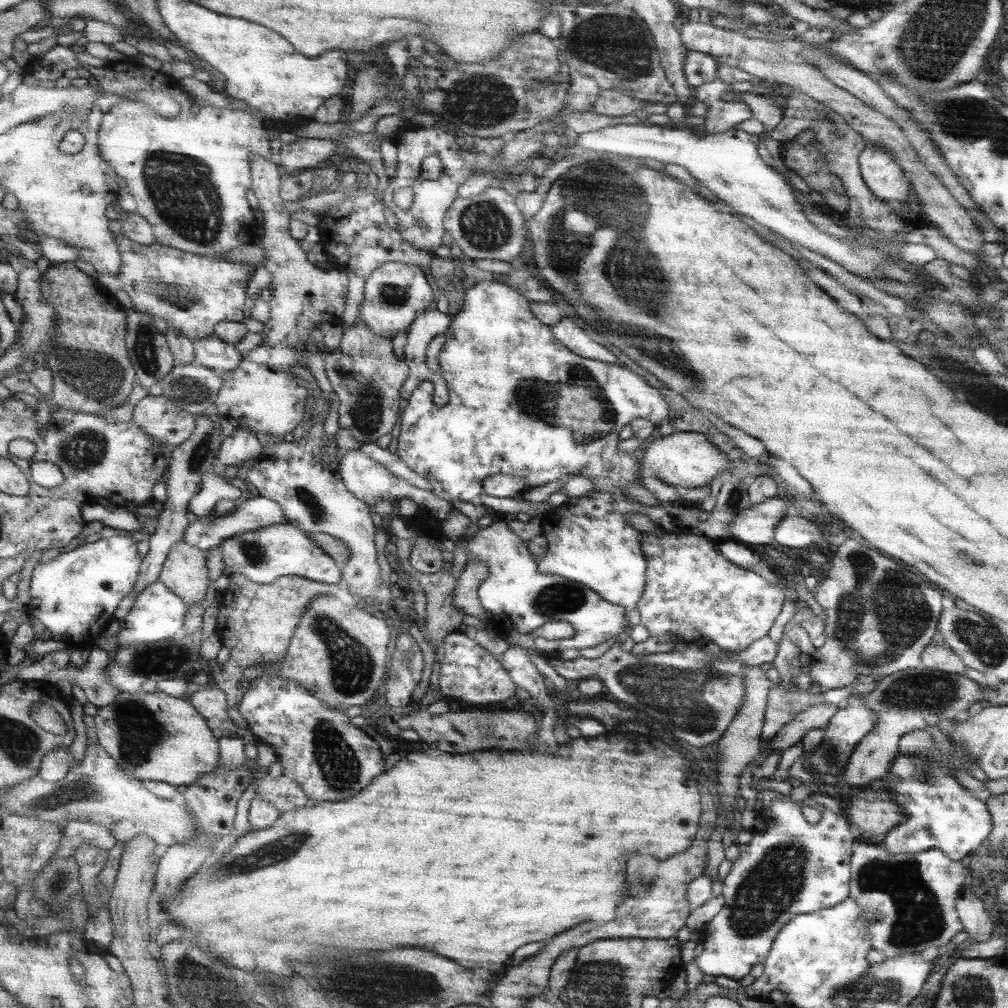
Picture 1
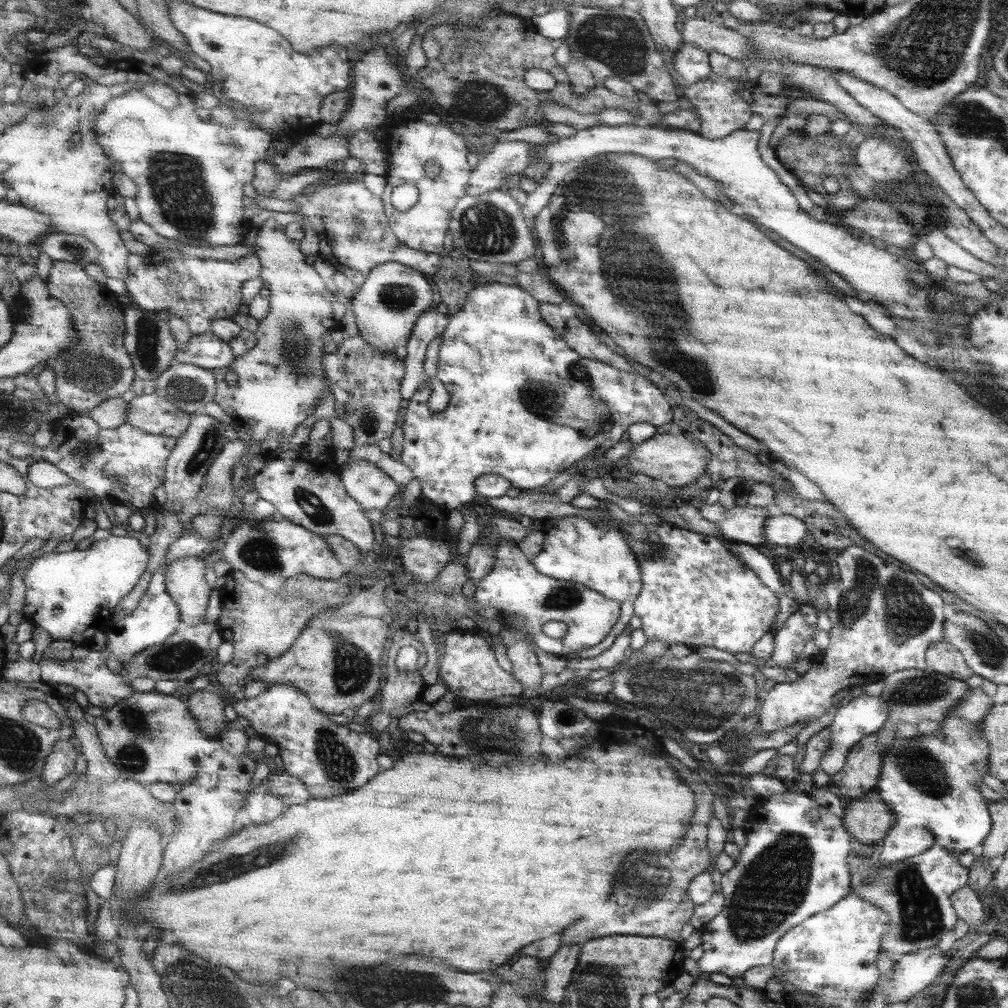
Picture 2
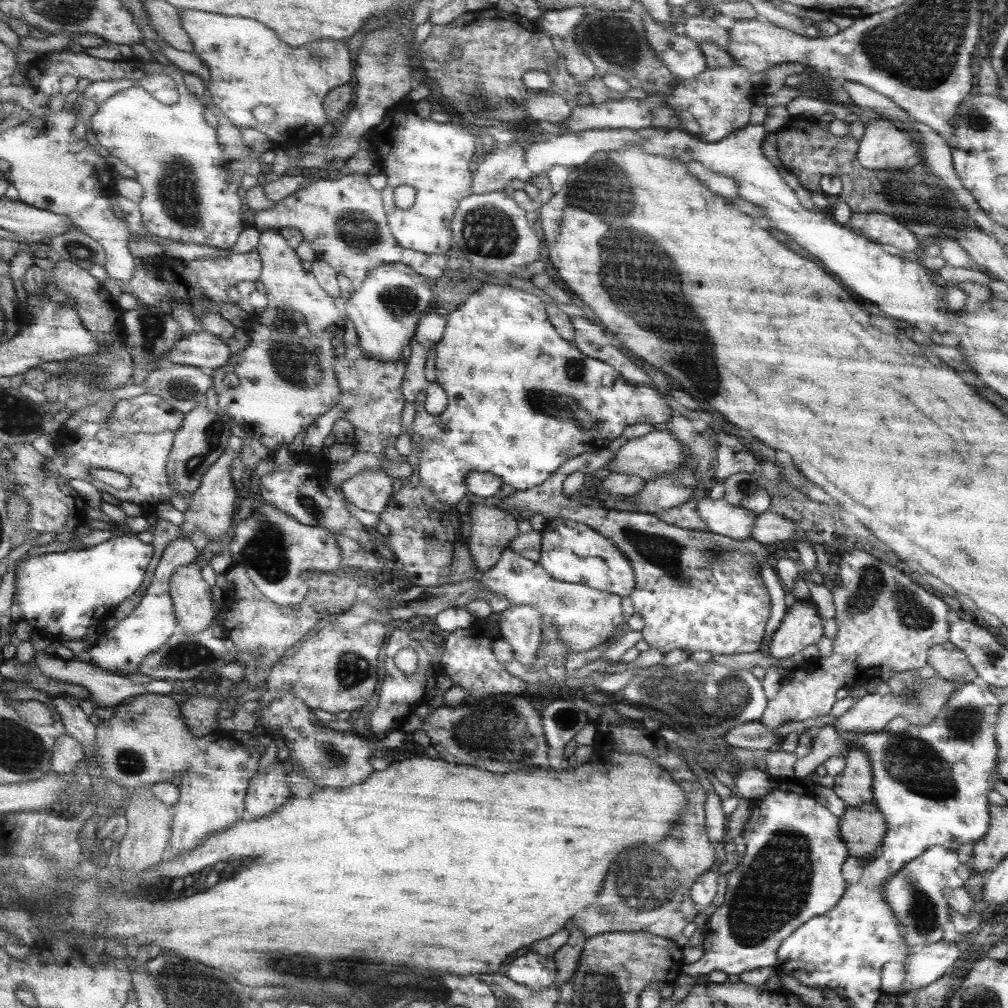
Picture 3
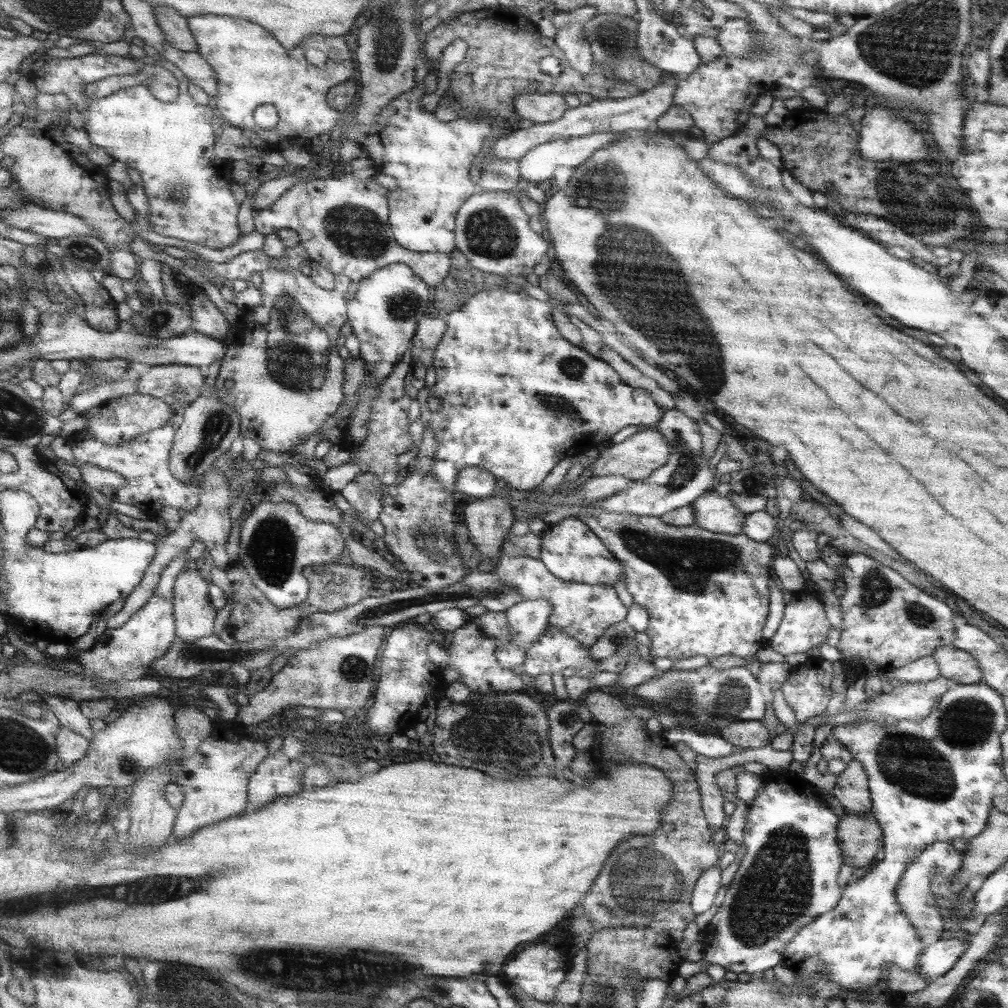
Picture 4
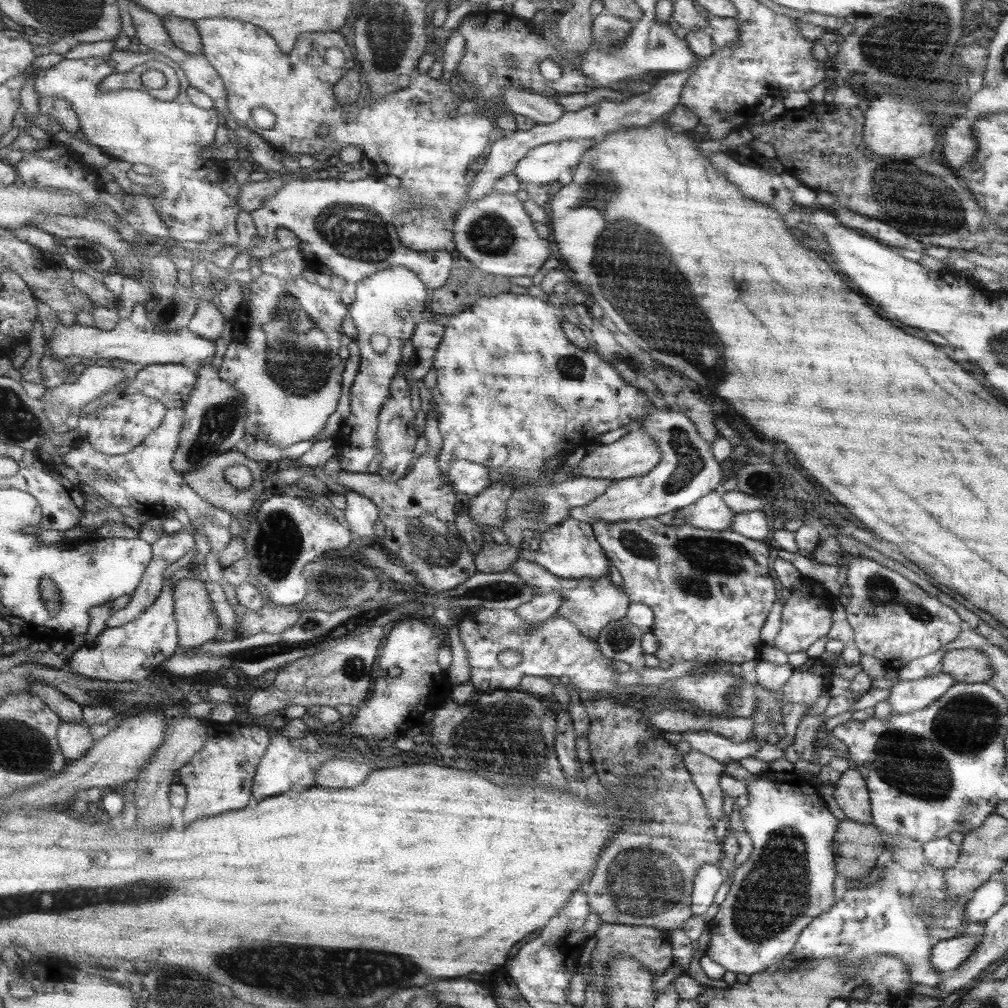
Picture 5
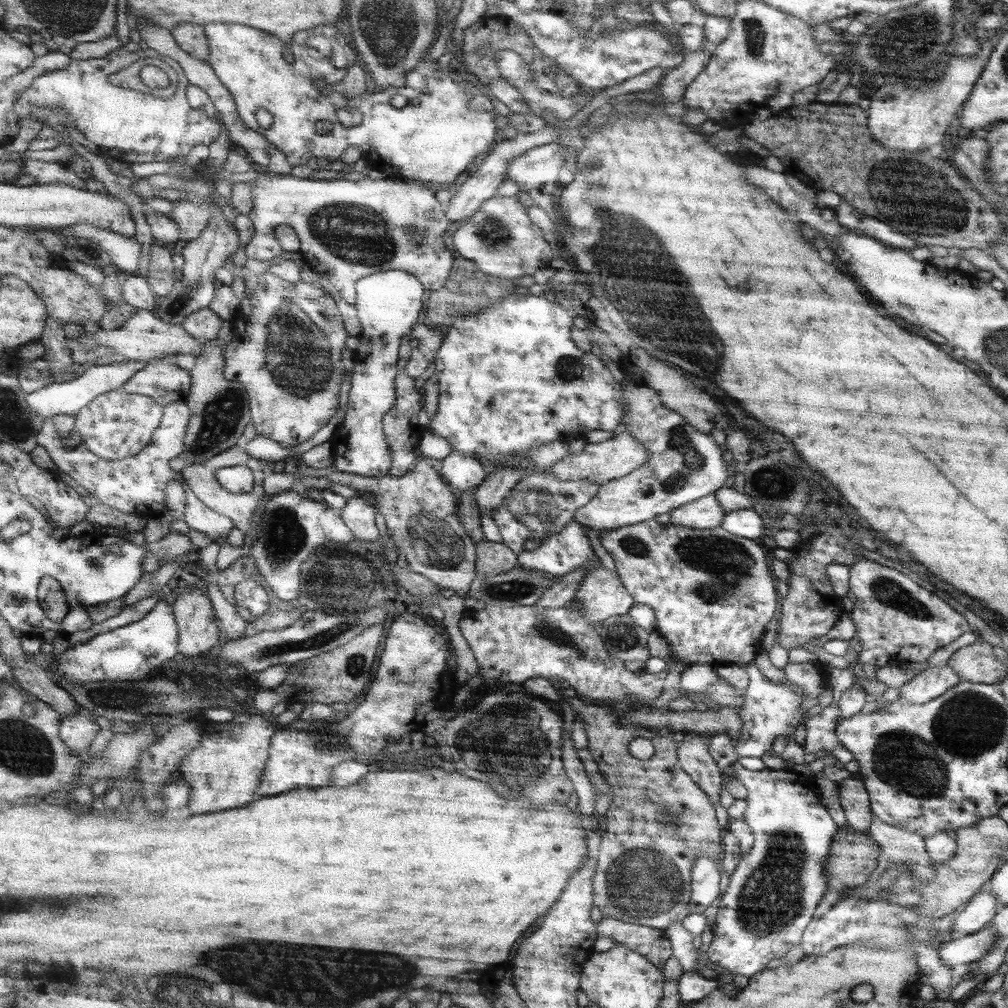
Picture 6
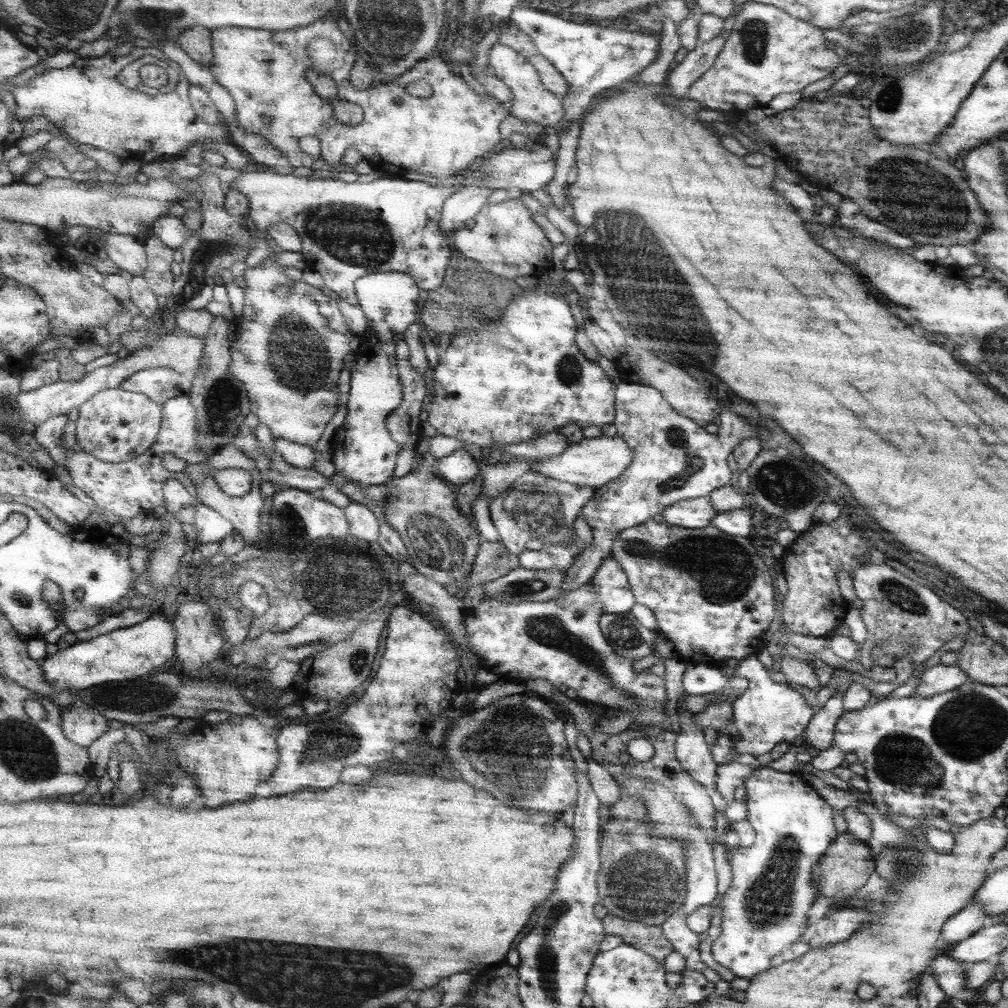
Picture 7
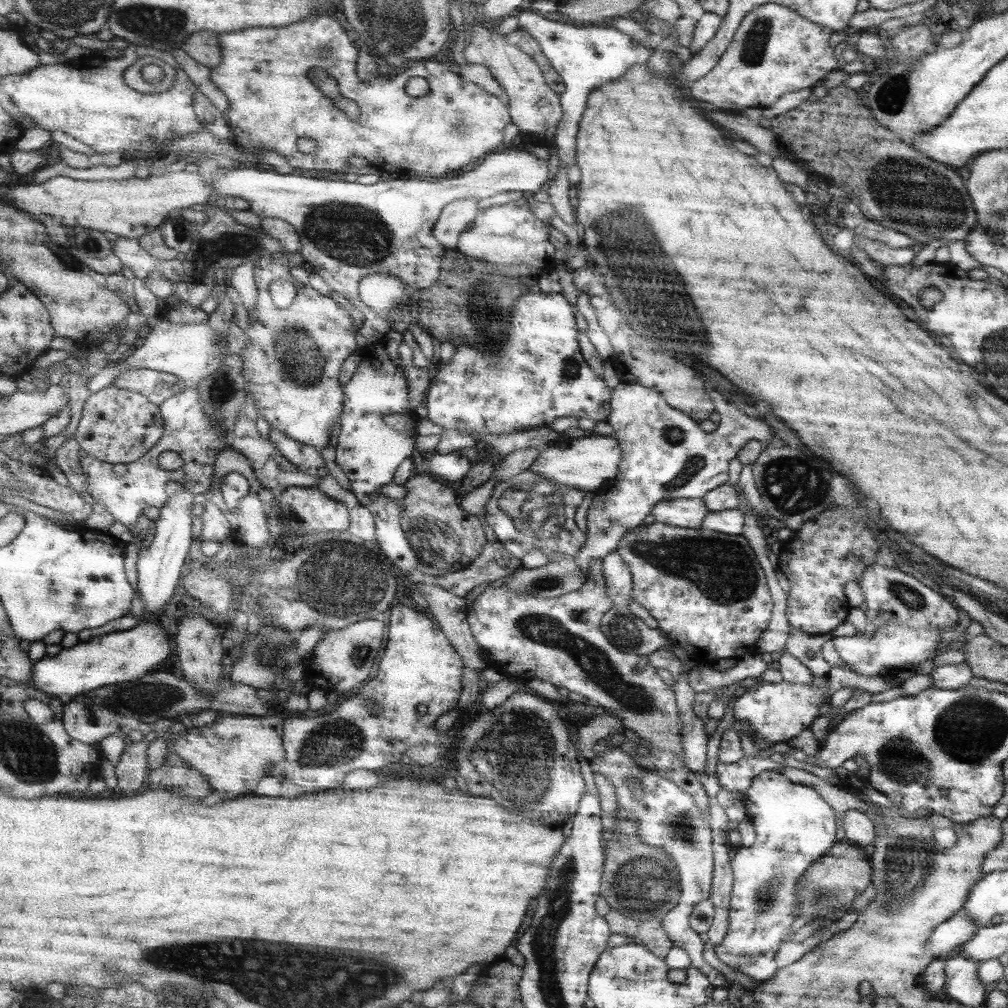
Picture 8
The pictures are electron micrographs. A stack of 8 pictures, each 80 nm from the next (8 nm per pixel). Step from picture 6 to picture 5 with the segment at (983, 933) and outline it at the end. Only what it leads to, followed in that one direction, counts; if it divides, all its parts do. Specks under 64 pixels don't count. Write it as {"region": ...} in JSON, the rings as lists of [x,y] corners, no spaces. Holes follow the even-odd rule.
{"region":[[[960,931],[959,935],[949,938],[933,941],[931,945],[931,967],[941,973],[941,977],[950,977],[959,970],[961,962],[969,958],[969,953],[976,948],[980,936],[969,936]]]}

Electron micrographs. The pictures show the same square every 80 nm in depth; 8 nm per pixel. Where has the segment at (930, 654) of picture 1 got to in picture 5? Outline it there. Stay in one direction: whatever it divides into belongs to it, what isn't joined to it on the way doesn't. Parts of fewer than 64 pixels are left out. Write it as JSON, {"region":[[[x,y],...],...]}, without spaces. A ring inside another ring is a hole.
{"region":[[[974,648],[967,649],[953,649],[948,650],[941,655],[941,671],[948,674],[955,683],[985,683],[991,676],[991,669],[989,668],[985,655],[980,650]]]}

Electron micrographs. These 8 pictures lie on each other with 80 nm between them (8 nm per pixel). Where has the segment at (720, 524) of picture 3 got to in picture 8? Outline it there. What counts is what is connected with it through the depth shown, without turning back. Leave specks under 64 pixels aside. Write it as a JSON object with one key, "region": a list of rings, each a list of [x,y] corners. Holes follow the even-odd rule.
{"region":[[[700,498],[676,499],[658,502],[650,514],[657,522],[694,529],[701,526],[708,511]]]}

